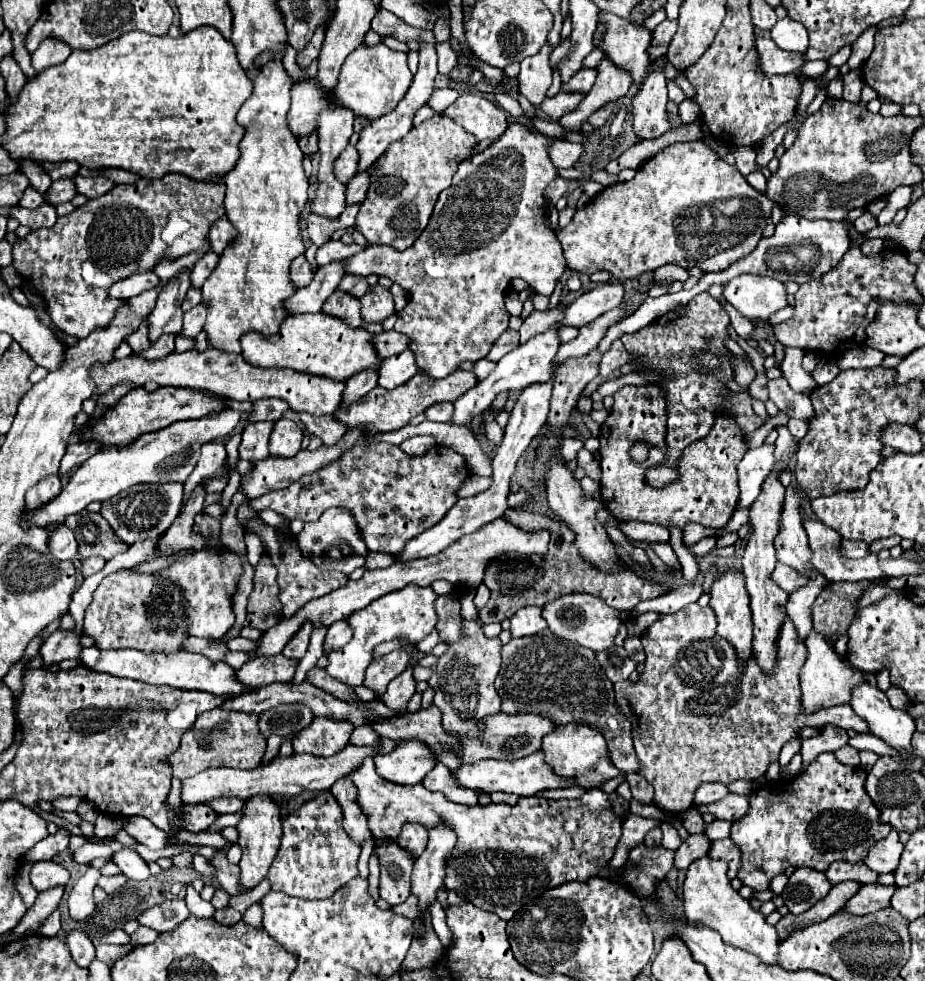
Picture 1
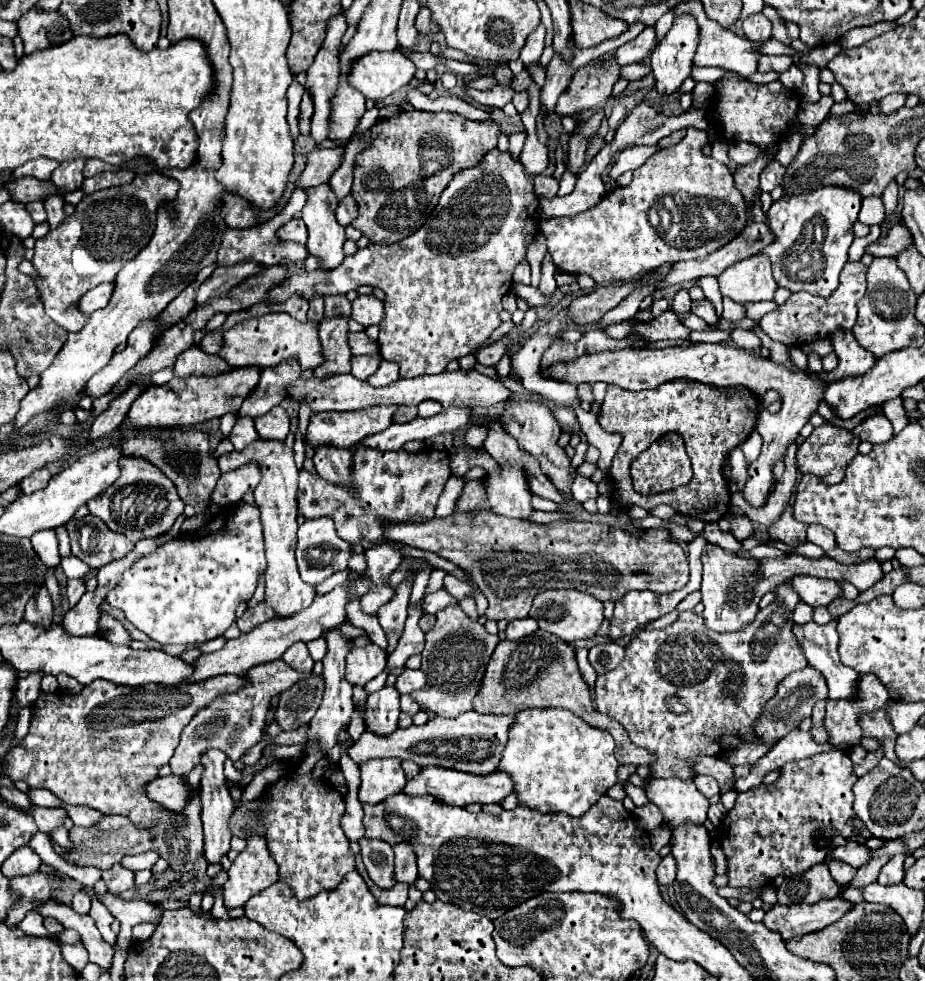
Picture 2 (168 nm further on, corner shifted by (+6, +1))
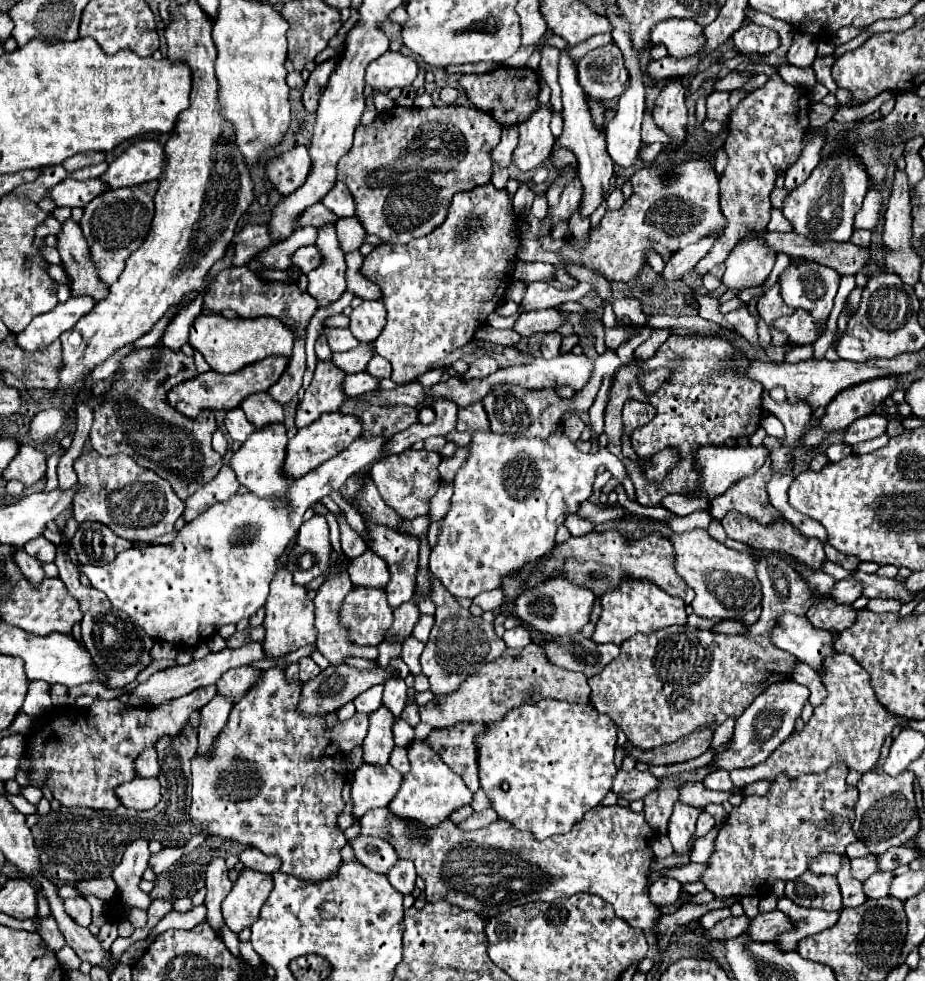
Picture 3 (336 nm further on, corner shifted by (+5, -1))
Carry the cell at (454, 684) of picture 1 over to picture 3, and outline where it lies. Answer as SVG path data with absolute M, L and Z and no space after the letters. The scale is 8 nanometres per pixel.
M433 575L429 577L429 581L431 581L429 599L435 603L435 625L421 655L421 665L423 675L427 675L431 681L431 691L435 695L447 695L459 689L459 685L469 675L479 671L485 663L497 659L505 651L505 643L493 631L493 623L485 623L481 617L473 617L469 609L463 609Z

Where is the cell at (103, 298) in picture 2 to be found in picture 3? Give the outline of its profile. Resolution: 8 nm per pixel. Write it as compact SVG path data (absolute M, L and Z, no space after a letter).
M71 297L65 303L59 303L53 311L37 315L17 339L17 347L23 351L37 351L59 339L61 333L69 331L83 315L93 311L95 301L91 297Z

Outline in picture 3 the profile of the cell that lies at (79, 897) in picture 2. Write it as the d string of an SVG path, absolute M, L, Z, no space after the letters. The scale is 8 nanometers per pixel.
M83 897L65 899L63 901L63 907L69 913L69 917L75 919L75 923L79 923L83 927L89 927L91 925L91 905Z

